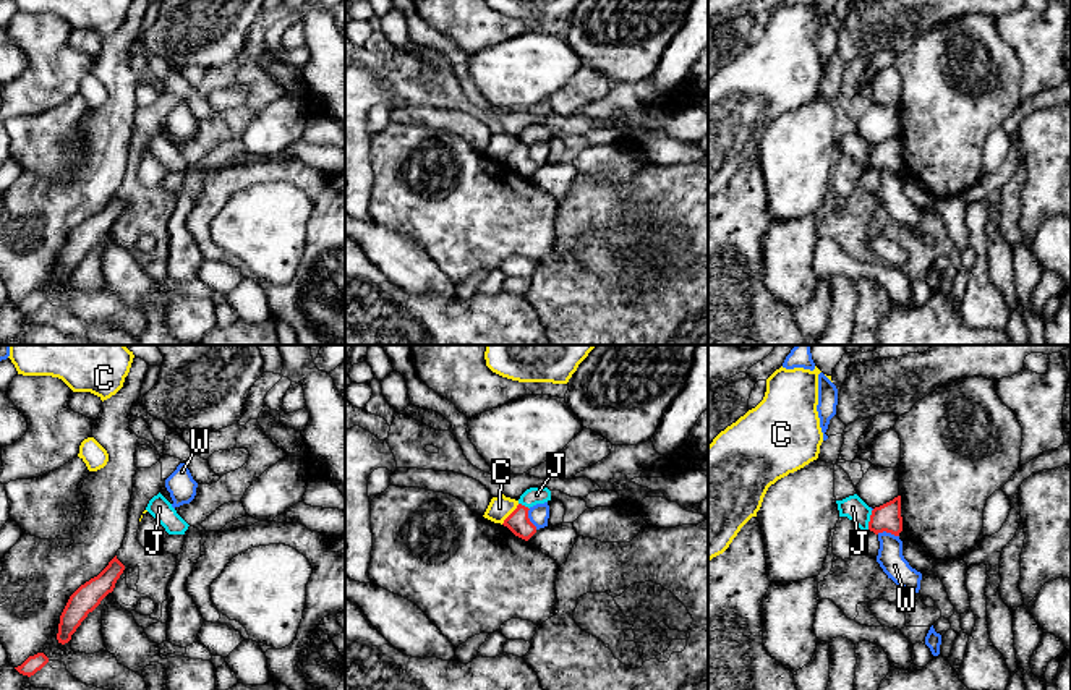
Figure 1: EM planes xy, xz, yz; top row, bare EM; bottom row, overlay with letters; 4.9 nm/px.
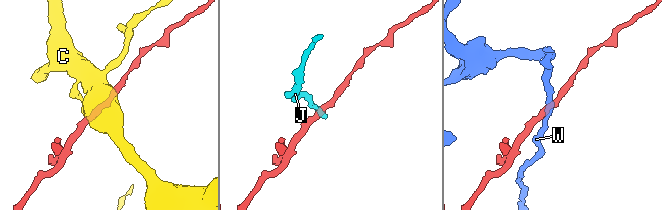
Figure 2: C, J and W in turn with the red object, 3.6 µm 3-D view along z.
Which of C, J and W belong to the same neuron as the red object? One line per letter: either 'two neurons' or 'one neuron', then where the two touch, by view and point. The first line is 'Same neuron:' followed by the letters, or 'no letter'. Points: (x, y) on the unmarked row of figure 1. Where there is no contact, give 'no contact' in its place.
Same neuron: no letter
C: two neurons | xz (511, 151)
J: two neurons | yz (870, 157)
W: two neurons | yz (888, 169)

